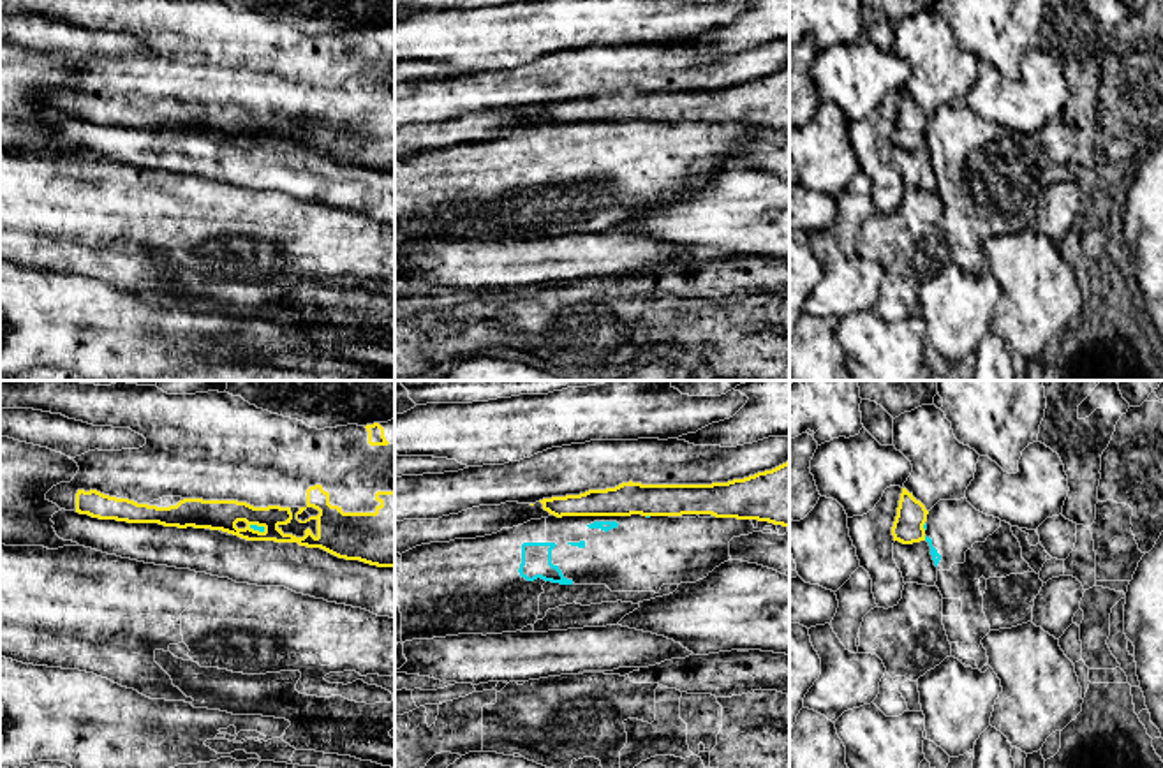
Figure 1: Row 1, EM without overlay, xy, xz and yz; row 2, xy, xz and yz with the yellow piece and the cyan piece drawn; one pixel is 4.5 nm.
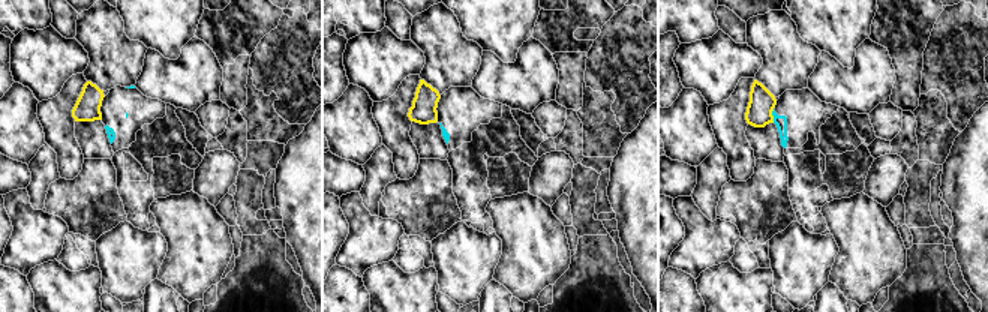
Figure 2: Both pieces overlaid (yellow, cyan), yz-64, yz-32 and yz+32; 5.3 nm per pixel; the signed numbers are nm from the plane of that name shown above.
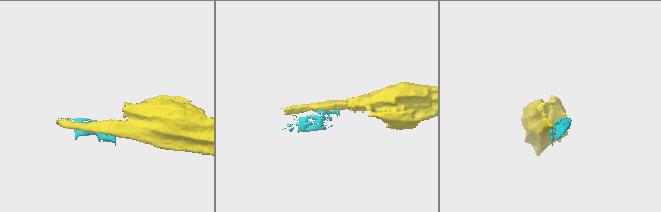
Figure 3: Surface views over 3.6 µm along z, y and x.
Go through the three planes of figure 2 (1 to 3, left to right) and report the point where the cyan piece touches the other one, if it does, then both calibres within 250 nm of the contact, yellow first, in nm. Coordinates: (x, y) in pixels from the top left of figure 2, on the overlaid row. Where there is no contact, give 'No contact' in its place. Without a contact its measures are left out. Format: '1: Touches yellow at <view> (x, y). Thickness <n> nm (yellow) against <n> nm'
1: No contact
2: No contact
3: Touches yellow at yz+32 (772, 116). Thickness 140 nm (yellow) against 60 nm

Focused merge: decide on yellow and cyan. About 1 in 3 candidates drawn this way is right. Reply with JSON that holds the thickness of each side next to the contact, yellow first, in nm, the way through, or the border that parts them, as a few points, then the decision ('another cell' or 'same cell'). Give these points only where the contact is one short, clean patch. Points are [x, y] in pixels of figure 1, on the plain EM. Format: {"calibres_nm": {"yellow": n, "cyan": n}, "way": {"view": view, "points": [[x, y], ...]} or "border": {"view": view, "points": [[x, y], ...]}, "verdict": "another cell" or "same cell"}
{"calibres_nm": {"yellow": 140, "cyan": 30}, "verdict": "another cell"}

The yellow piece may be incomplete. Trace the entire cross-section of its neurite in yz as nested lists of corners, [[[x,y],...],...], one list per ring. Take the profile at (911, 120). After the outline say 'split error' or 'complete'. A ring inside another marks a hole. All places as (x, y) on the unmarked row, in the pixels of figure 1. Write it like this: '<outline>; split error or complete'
[[[936,11],[895,23],[893,51],[911,67],[913,78],[904,88],[892,141],[913,150],[925,146],[927,120],[939,106],[966,104],[980,60],[955,44],[952,28]]]; split error

